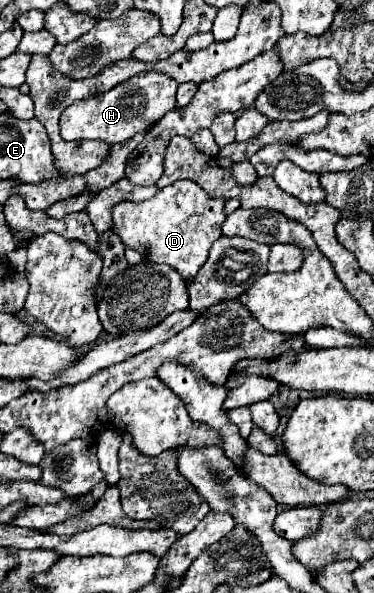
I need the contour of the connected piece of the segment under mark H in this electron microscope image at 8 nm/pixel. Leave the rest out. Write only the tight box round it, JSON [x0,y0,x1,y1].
[61,72,177,144]

